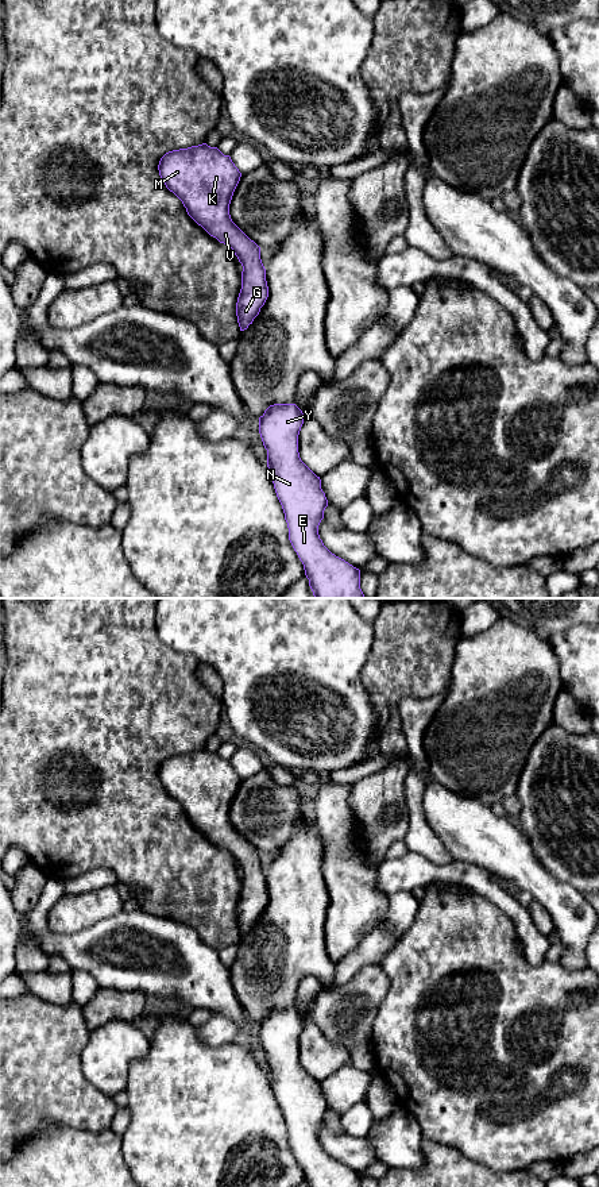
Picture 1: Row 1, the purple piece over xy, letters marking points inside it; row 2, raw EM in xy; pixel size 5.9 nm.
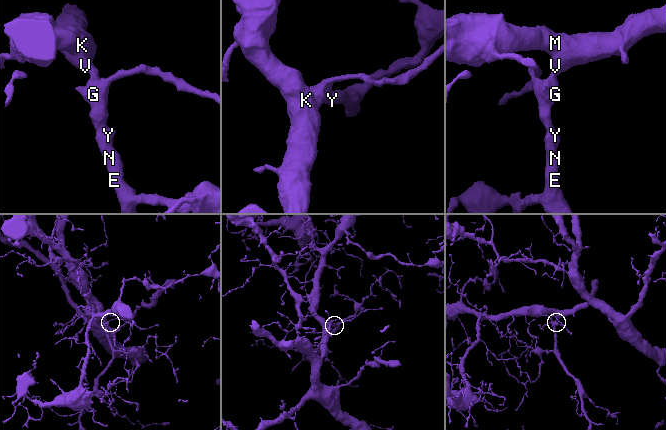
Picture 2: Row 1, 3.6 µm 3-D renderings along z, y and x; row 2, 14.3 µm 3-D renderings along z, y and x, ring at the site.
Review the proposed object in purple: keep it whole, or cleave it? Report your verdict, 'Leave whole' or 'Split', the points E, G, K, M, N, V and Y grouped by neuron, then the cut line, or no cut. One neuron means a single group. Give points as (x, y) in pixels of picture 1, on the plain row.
Leave whole. Groups: E G K M N V Y. No split

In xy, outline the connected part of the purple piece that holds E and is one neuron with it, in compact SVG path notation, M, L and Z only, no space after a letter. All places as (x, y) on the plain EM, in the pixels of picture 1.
M295 1009L270 1010L259 1022L259 1038L267 1055L267 1072L289 1133L289 1145L304 1169L309 1187L360 1187L360 1175L332 1159L318 1140L328 1105L321 1084L300 1063L298 1040L304 1018Z

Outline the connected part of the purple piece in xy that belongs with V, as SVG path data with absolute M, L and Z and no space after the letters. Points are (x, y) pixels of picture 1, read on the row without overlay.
M206 748L166 758L159 781L186 813L188 820L210 841L227 849L243 871L236 907L240 936L248 933L268 902L260 852L231 824L229 809L241 778L229 760Z

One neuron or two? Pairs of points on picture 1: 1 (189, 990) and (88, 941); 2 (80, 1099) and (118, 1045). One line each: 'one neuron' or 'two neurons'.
1: one neuron
2: two neurons

